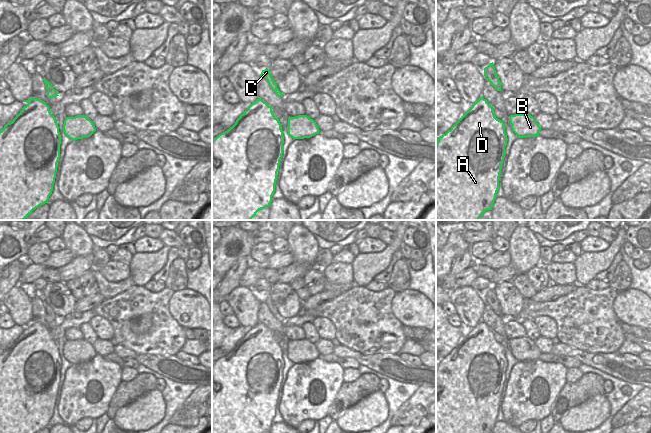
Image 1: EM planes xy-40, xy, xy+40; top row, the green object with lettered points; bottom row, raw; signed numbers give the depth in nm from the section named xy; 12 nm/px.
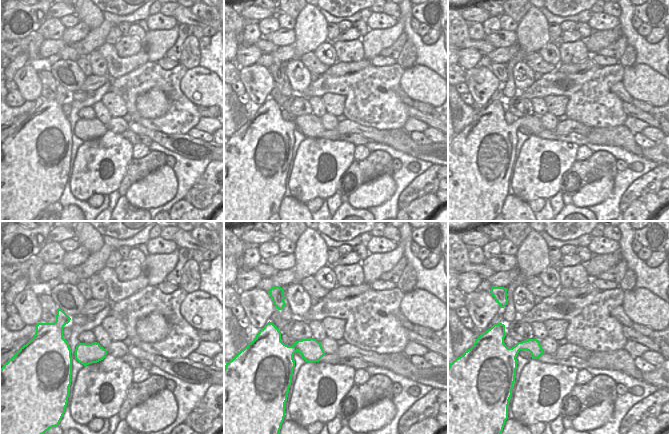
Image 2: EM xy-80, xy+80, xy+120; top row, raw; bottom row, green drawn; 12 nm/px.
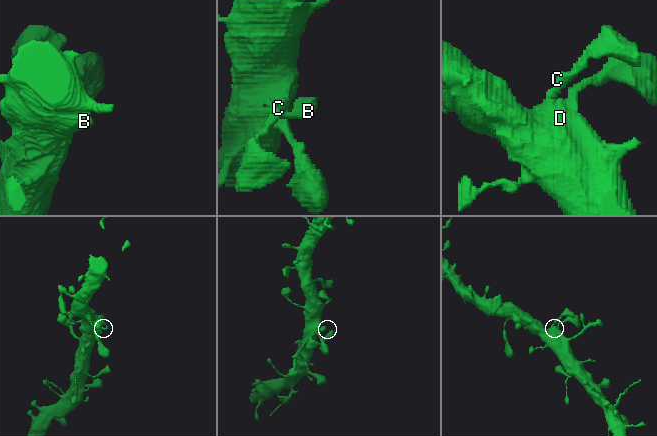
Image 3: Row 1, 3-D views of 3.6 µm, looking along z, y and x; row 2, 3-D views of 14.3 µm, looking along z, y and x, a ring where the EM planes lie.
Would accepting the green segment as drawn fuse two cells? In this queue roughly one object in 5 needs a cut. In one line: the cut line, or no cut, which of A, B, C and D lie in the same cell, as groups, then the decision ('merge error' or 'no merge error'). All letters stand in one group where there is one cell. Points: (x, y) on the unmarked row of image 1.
no cut | A B C D | no merge error

